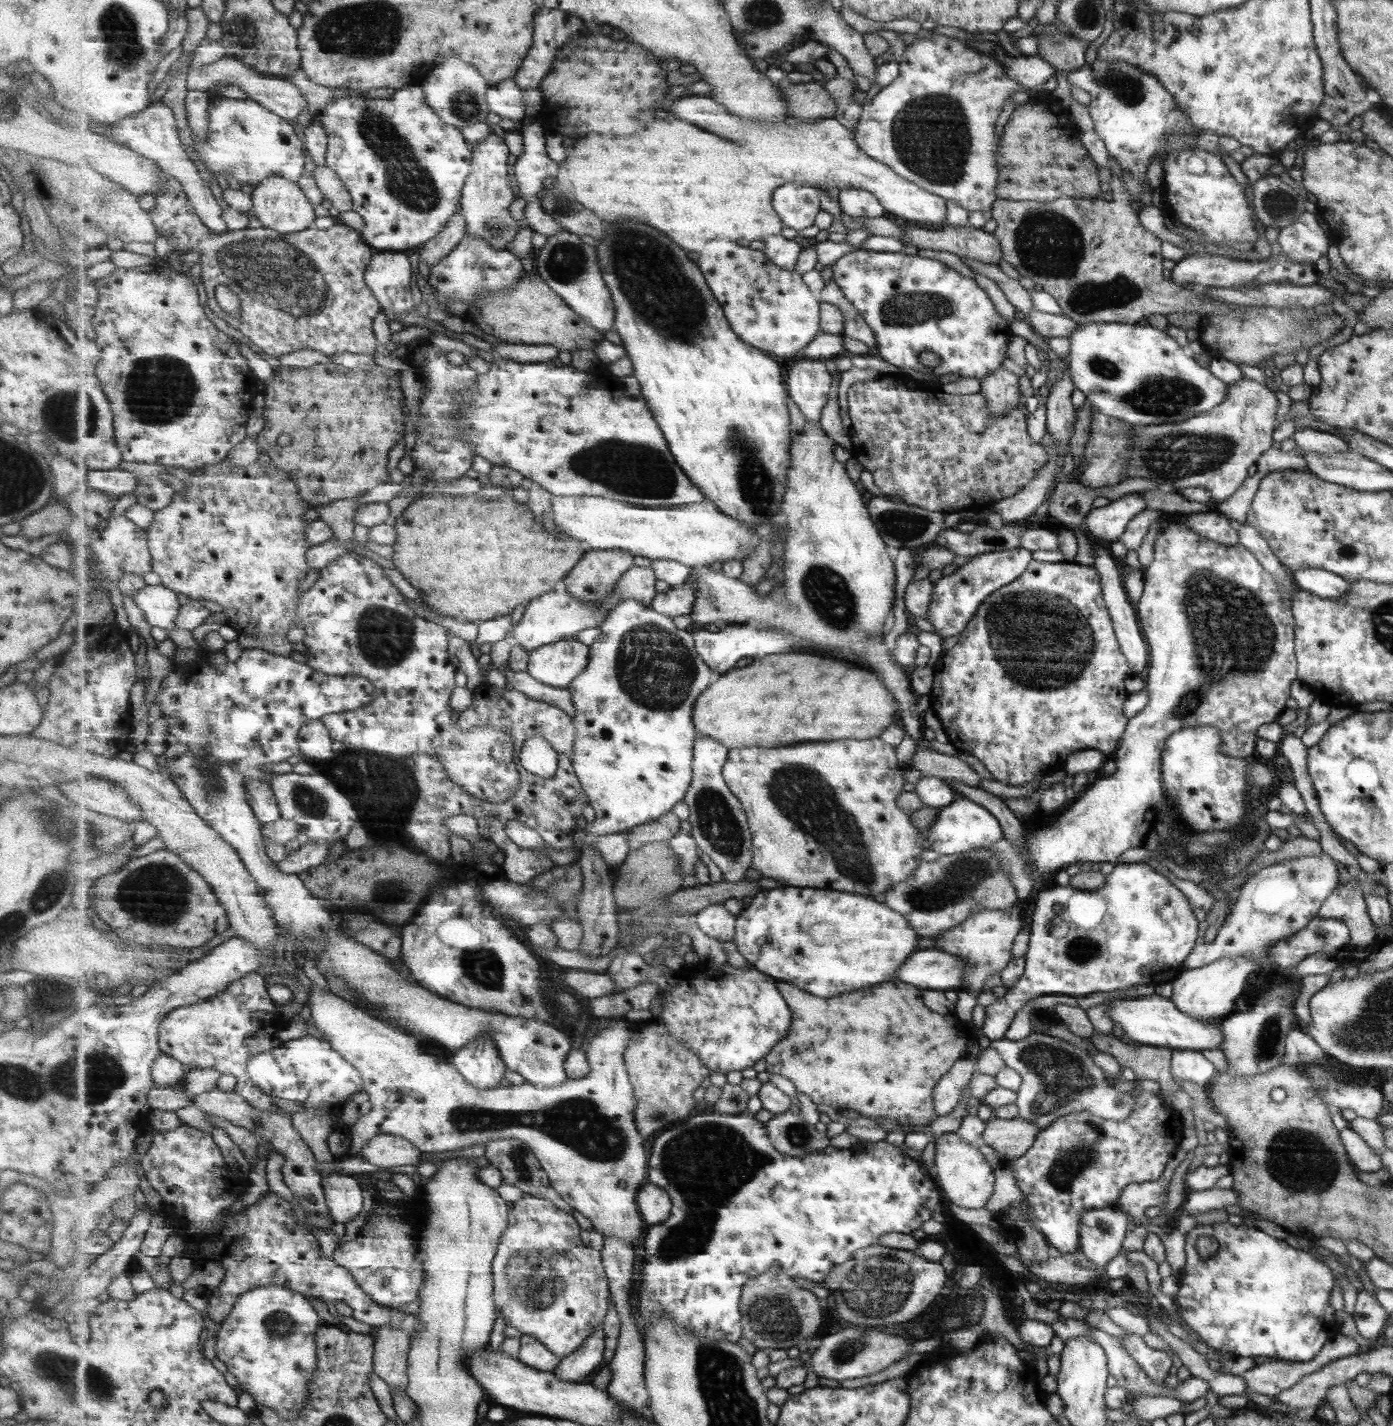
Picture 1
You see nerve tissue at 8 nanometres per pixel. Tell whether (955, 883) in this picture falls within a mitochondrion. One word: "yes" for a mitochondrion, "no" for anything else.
yes

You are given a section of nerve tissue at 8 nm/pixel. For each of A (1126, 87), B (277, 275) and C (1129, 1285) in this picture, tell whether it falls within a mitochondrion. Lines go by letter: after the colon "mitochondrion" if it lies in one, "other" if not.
A: mitochondrion
B: mitochondrion
C: other

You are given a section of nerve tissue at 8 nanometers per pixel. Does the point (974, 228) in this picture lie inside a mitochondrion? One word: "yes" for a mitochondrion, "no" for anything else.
no

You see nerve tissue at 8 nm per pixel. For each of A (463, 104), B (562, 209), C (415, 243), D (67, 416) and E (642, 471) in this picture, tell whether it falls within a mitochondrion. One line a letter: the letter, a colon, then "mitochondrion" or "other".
A: mitochondrion
B: mitochondrion
C: other
D: mitochondrion
E: mitochondrion

